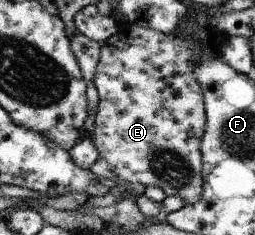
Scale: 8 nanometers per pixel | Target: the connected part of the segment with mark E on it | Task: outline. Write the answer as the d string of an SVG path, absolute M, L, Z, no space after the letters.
M122 23L119 25L117 33L113 33L113 35L111 35L109 39L105 39L105 41L99 42L99 45L101 45L101 47L99 47L99 63L97 63L95 77L93 78L95 87L99 93L99 106L91 140L99 152L99 158L107 161L111 166L111 171L113 171L121 181L126 181L130 184L139 183L143 186L159 187L165 192L167 197L171 195L181 197L185 203L194 205L204 191L203 175L201 175L203 163L201 139L205 131L206 112L201 87L199 87L199 83L197 83L197 79L195 79L195 75L193 75L193 69L195 69L195 65L197 65L197 50L192 49L189 51L190 47L187 47L185 43L183 43L183 39L185 39L183 35L179 35L179 39L177 39L177 37L171 37L171 35L165 35L165 33L159 33L159 31L153 31L153 29L145 29L140 25Z

